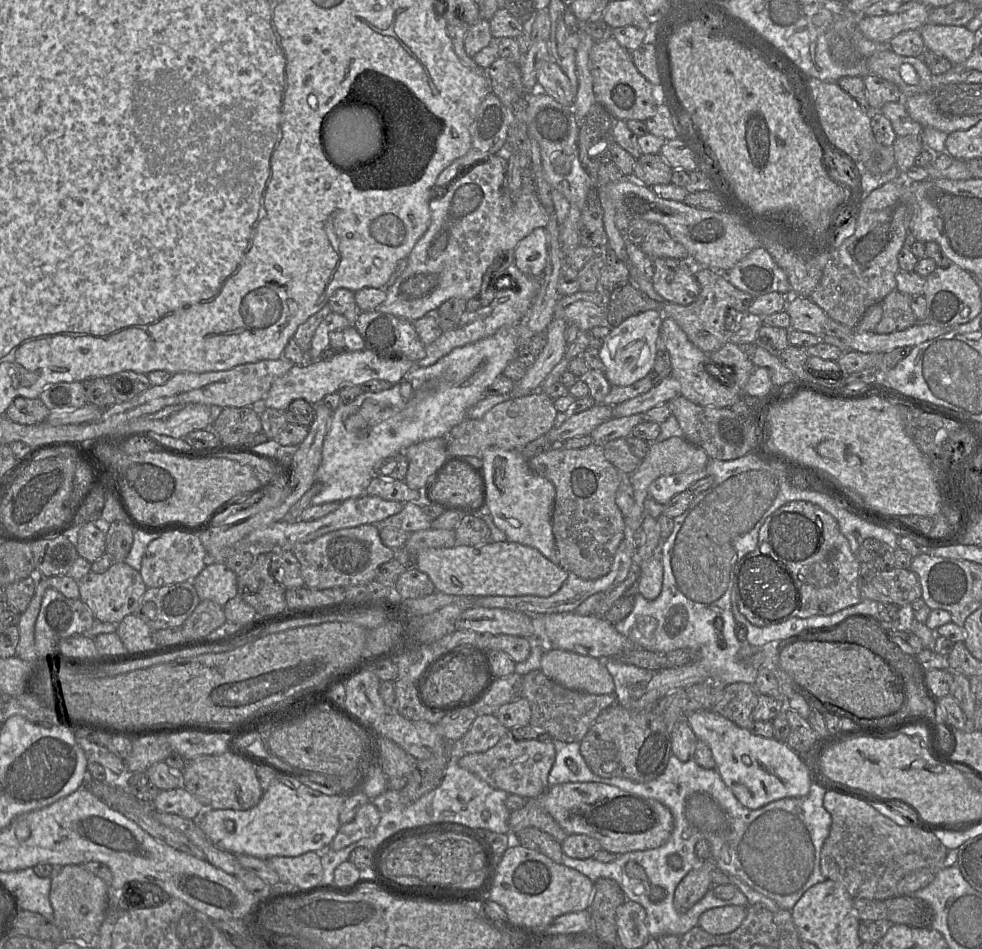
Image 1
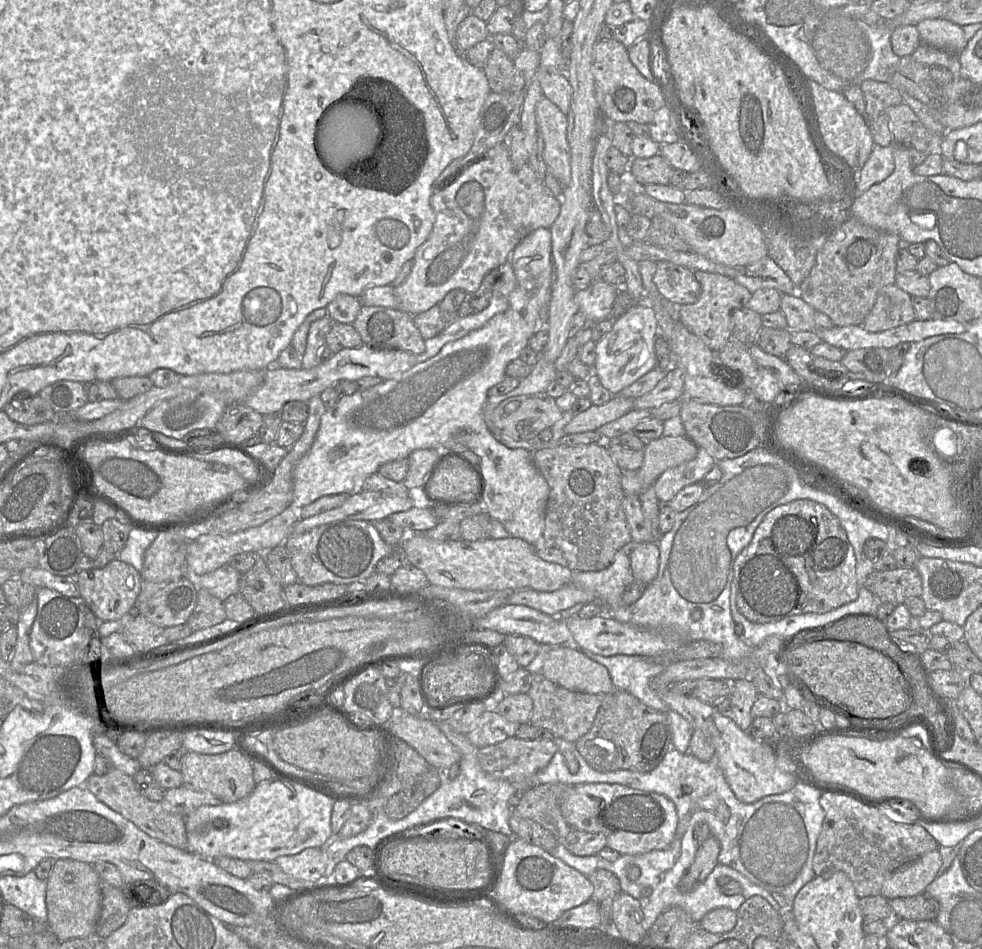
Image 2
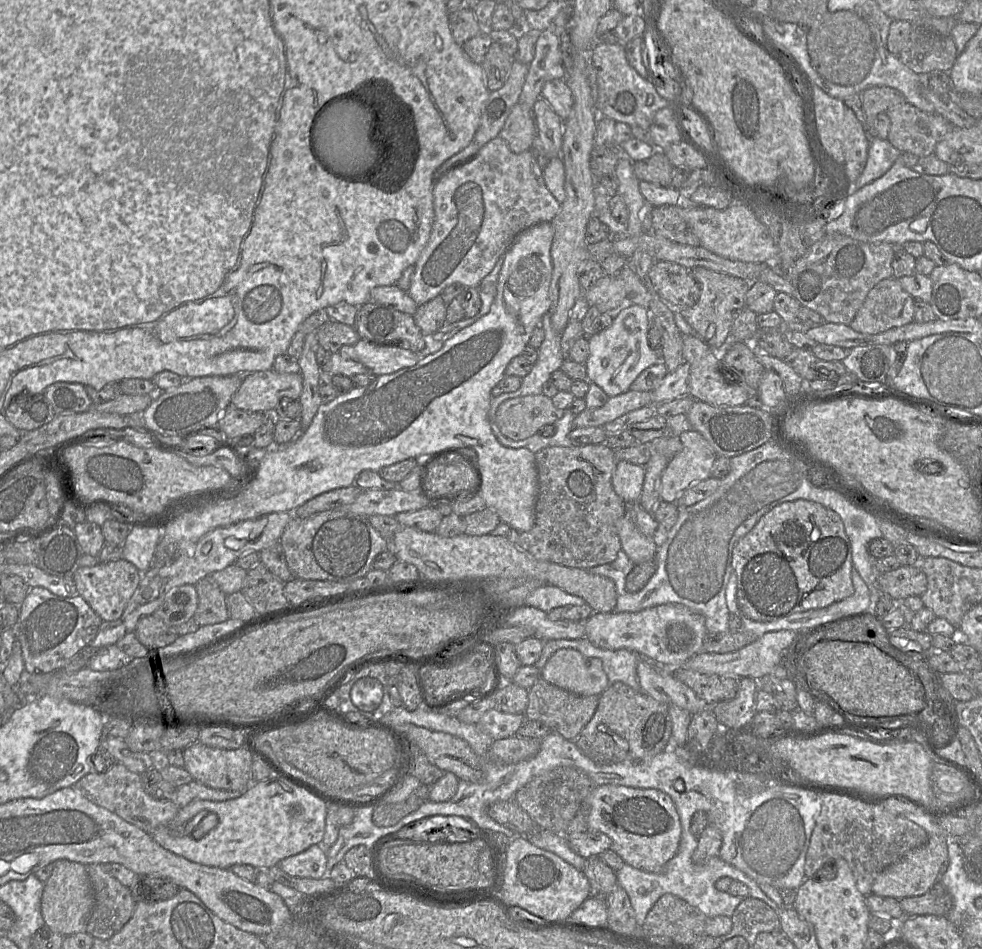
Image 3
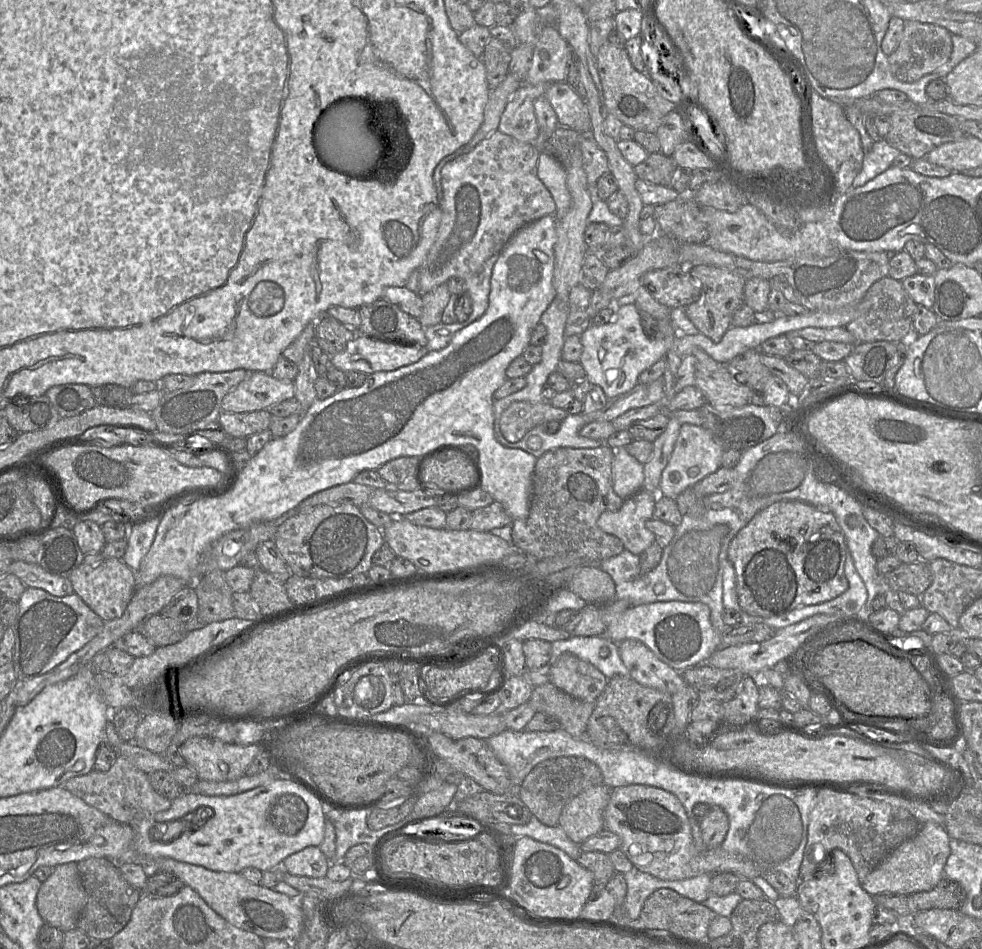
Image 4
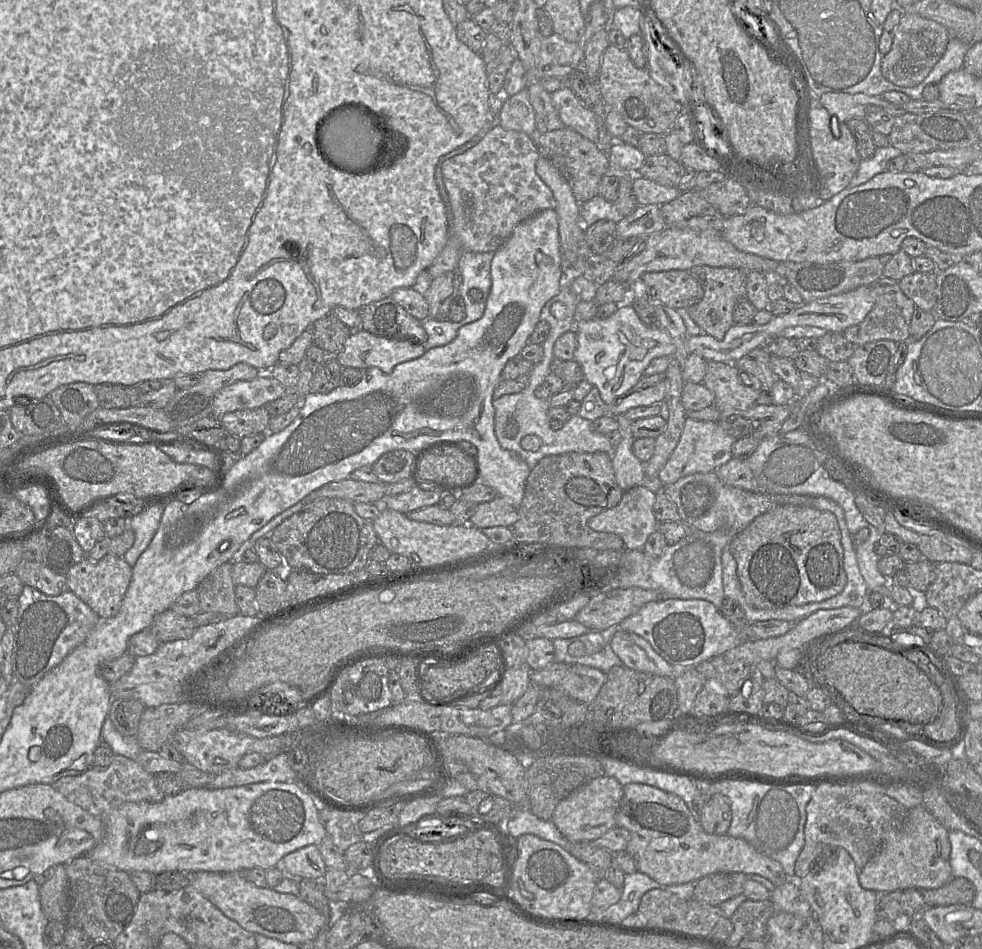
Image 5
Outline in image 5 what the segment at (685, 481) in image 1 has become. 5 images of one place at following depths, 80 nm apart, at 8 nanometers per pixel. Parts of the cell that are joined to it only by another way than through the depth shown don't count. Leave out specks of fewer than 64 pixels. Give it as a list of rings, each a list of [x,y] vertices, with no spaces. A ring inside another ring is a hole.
[[[687,417],[676,448],[658,474],[661,483],[665,486],[688,475],[715,471],[733,458],[732,447],[735,441],[736,439],[729,435],[718,422]]]

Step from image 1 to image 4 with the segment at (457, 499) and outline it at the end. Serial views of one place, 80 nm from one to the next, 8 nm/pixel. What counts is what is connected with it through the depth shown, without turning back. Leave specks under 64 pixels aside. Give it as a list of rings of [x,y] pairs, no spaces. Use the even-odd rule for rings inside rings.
[[[444,450],[423,463],[421,475],[429,488],[452,492],[471,486],[476,479],[476,470],[465,454]]]

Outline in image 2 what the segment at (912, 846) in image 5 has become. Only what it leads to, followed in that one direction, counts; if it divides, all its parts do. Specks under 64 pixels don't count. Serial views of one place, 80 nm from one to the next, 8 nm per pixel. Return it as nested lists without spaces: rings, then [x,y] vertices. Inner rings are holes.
[[[939,848],[907,863],[885,881],[881,895],[888,900],[919,895],[934,881],[942,866]]]

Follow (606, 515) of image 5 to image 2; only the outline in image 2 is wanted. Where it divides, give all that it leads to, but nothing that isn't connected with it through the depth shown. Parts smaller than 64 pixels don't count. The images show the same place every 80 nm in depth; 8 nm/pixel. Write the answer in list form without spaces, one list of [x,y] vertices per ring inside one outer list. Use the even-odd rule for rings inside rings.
[[[630,542],[629,559],[633,580],[644,586],[657,576],[659,569],[659,547],[657,543]]]

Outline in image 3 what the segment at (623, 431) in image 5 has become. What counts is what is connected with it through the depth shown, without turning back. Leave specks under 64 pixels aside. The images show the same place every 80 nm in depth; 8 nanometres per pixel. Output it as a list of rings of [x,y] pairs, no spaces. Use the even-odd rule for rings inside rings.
[[[618,460],[612,476],[613,489],[626,504],[638,503],[642,493],[644,476],[644,466]]]

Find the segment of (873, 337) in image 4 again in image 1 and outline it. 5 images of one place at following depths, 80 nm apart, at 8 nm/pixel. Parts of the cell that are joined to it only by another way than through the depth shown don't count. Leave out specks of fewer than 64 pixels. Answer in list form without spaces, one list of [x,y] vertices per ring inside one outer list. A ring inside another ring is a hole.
[[[897,289],[882,300],[882,318],[874,329],[877,334],[888,334],[904,330],[917,323],[909,304],[909,295]]]

